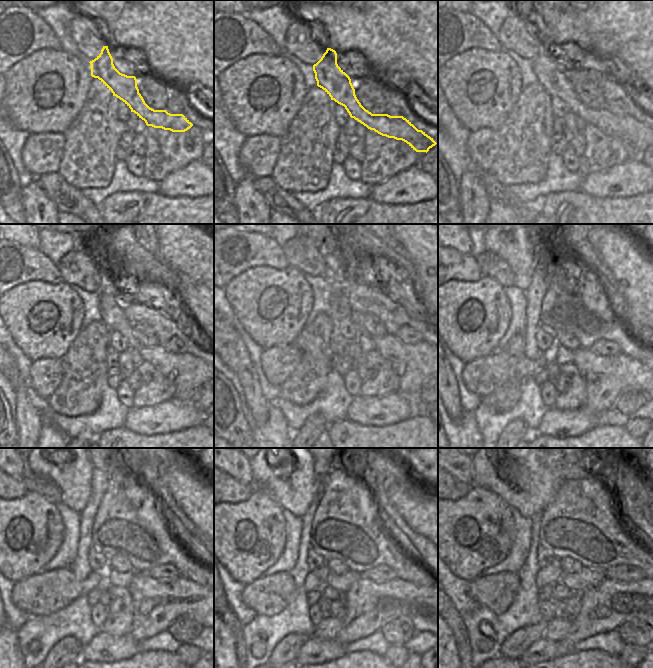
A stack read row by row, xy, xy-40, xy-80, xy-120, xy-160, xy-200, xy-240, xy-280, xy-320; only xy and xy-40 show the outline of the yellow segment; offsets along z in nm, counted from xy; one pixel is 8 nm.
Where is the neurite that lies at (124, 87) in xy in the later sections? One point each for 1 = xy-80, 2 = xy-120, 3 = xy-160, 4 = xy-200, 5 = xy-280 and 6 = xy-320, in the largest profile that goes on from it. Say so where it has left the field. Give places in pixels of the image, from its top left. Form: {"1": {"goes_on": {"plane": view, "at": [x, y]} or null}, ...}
{"1": {"goes_on": {"plane": "xy-80", "at": [638, 138]}}, "2": {"goes_on": {"plane": "xy-120", "at": [193, 371]}}, "3": {"goes_on": {"plane": "xy-160", "at": [412, 380]}}, "4": {"goes_on": {"plane": "xy-200", "at": [603, 390]}}, "5": {"goes_on": {"plane": "xy-280", "at": [373, 617]}}, "6": {"goes_on": {"plane": "xy-320", "at": [595, 617]}}}

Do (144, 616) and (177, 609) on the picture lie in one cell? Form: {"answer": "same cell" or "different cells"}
{"answer": "same cell"}

